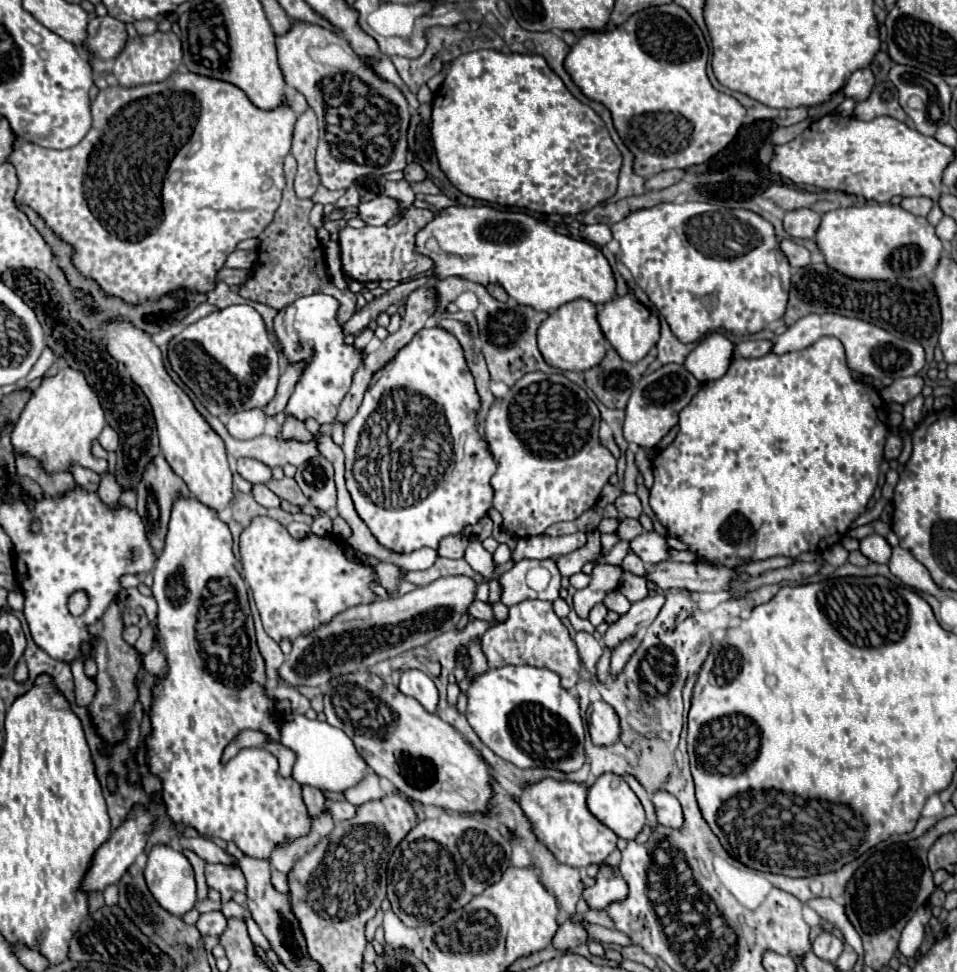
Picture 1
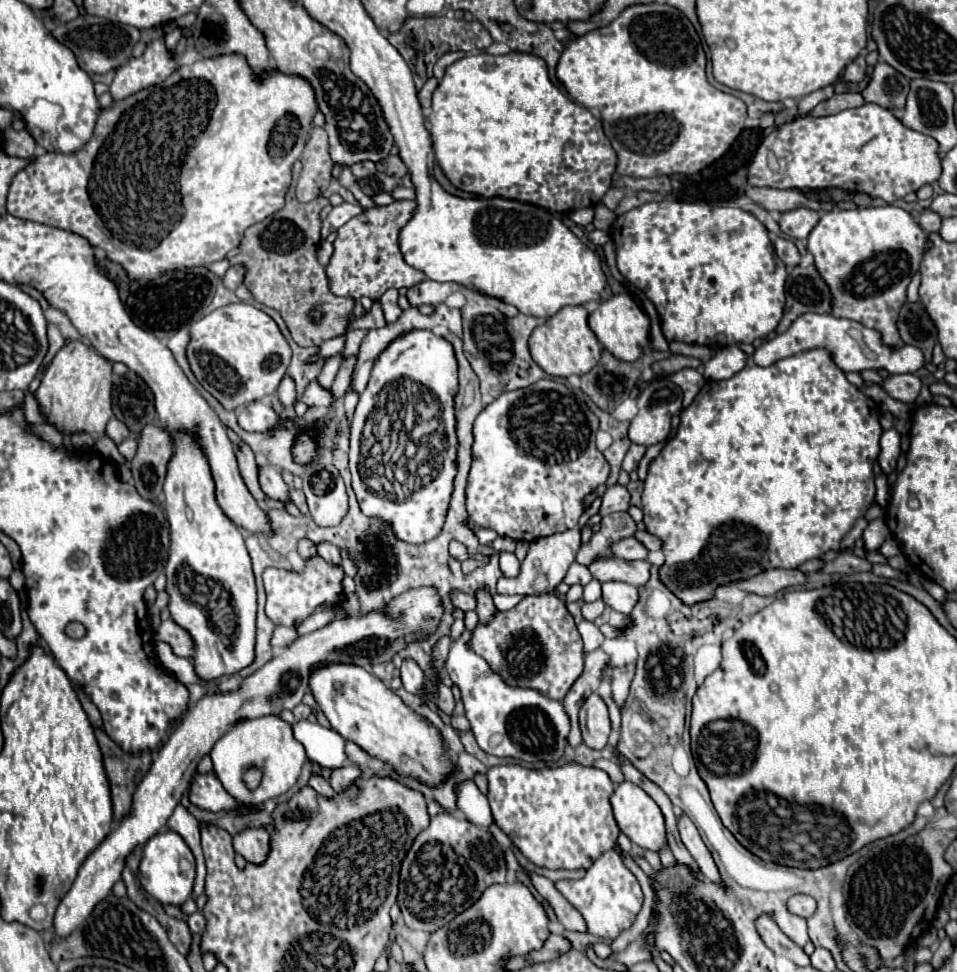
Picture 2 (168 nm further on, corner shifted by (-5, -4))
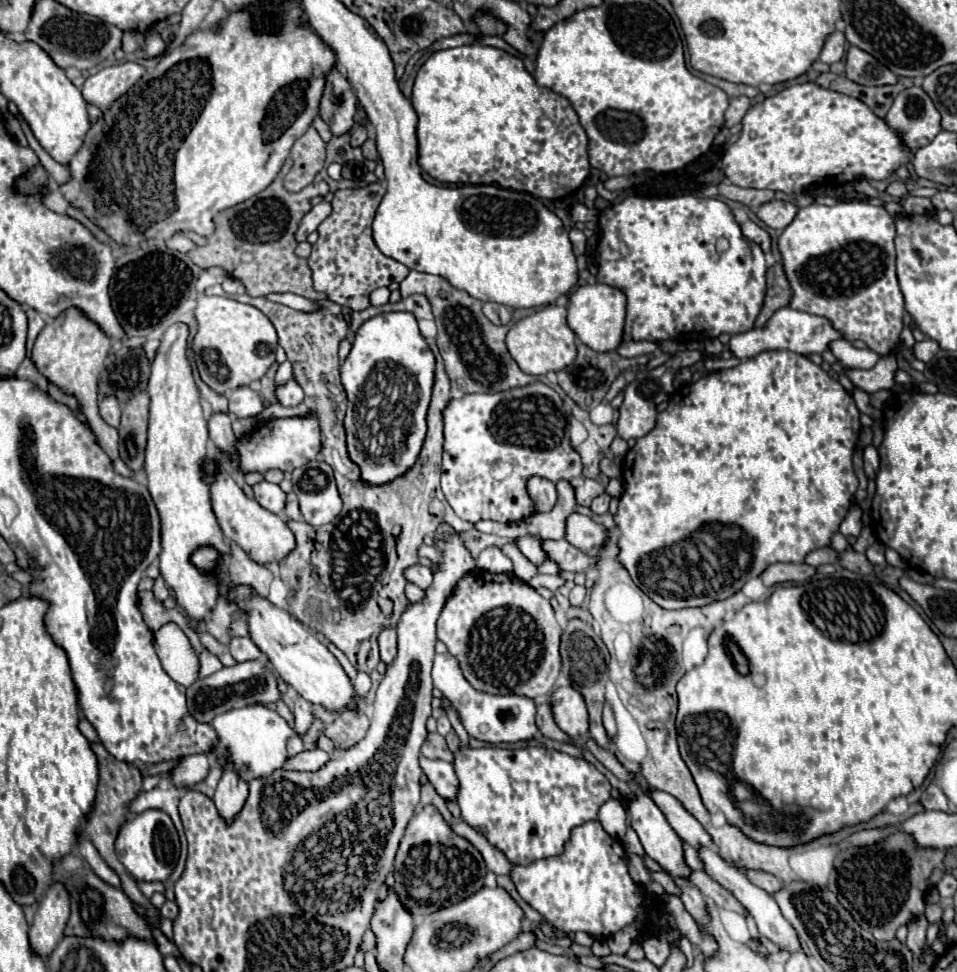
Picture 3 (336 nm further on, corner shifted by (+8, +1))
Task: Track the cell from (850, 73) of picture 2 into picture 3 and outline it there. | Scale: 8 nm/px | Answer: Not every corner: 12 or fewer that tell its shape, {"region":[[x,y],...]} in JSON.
{"region":[[834,30],[824,42],[820,60],[834,64],[846,52],[846,38]]}

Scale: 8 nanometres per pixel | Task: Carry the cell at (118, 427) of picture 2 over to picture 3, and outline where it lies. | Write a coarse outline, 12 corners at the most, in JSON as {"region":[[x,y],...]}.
{"region":[[116,396],[100,400],[100,416],[114,428],[120,424]]}

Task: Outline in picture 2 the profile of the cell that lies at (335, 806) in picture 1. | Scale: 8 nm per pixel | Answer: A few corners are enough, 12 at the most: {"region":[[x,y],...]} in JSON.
{"region":[[311,777],[313,787],[321,797],[333,799],[333,787],[321,777]]}

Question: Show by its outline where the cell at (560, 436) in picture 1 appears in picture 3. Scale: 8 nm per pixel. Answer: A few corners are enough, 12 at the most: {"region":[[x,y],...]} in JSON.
{"region":[[542,382],[442,410],[442,492],[468,520],[534,514],[524,478],[580,476]]}

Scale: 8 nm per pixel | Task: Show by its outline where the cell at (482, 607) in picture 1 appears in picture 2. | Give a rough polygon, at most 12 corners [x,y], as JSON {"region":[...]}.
{"region":[[453,595],[461,611],[473,611],[477,601],[471,595]]}

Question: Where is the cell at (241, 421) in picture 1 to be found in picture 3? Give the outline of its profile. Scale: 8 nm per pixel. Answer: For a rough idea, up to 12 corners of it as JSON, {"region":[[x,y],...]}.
{"region":[[248,386],[230,392],[228,412],[250,418],[264,408],[258,392]]}

